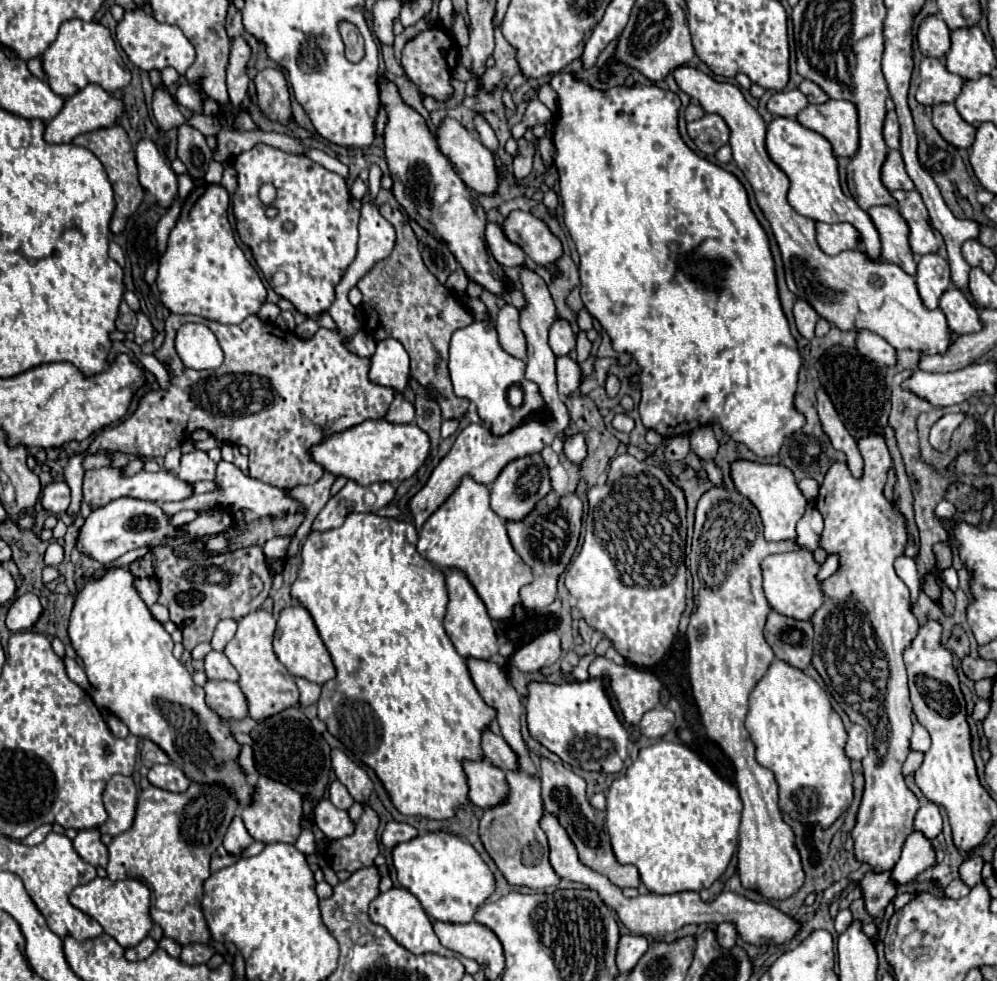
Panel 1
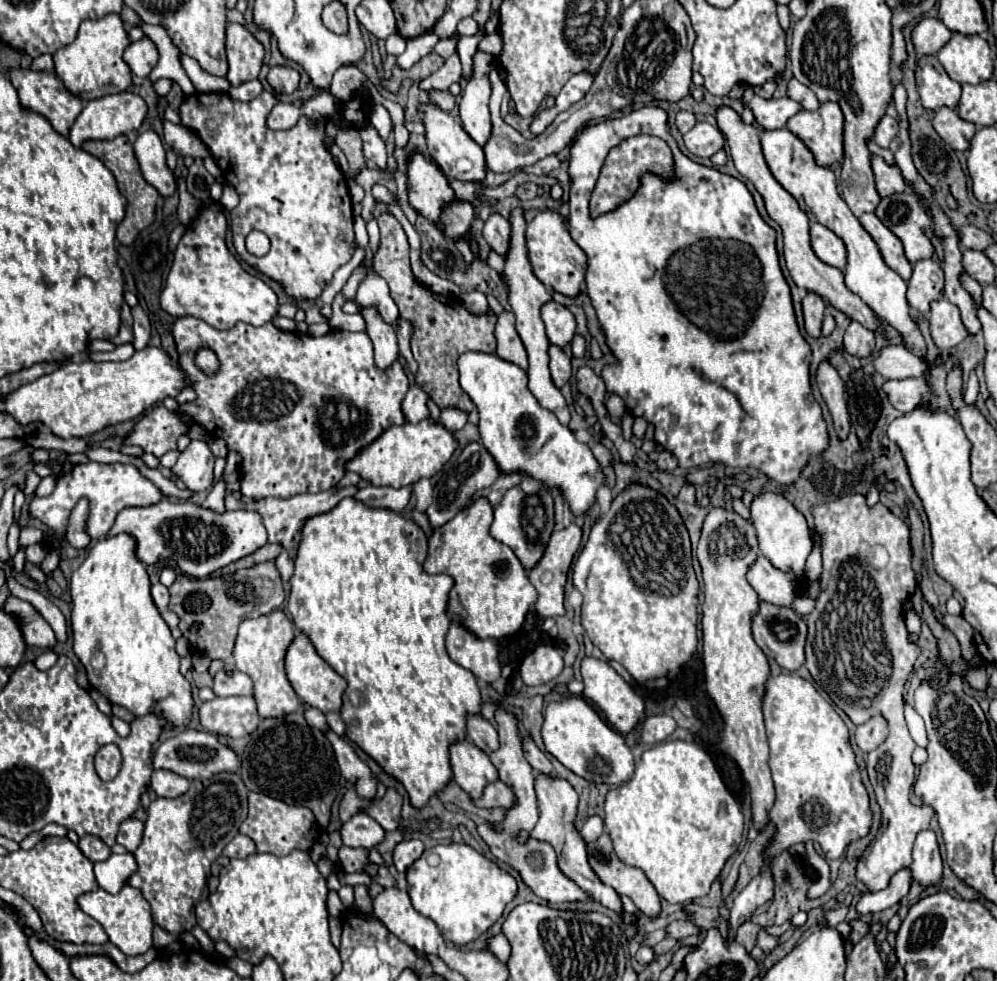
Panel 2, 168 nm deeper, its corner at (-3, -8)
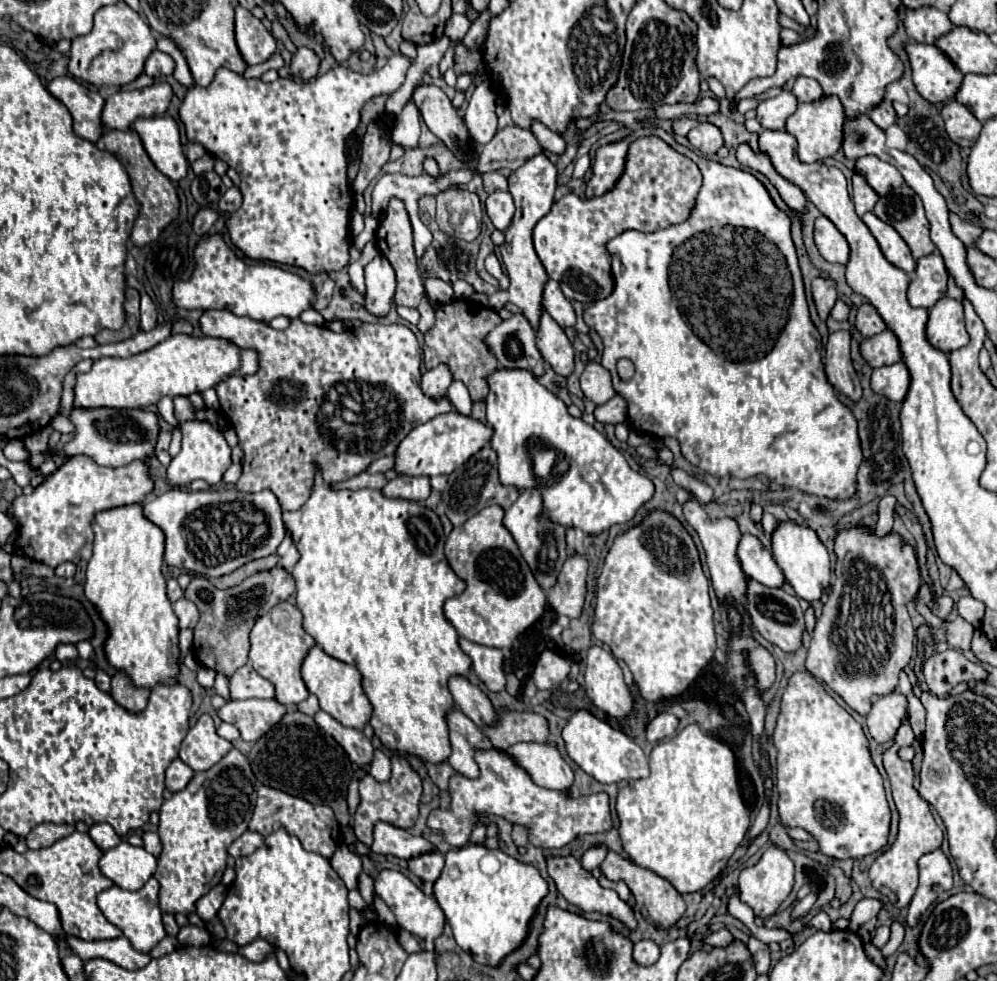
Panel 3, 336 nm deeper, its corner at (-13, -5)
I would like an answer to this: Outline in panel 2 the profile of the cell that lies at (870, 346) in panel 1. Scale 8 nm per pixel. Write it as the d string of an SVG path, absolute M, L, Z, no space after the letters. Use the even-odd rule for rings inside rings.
M851 322L845 330L845 350L857 358L871 356L875 350L875 334L859 322Z

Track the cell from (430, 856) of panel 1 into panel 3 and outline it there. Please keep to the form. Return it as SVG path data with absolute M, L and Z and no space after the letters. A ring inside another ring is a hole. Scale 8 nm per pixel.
M483 845L449 849L445 867L433 885L433 895L453 929L457 945L471 953L477 963L497 965L527 937L527 923L539 901L547 895L547 881L535 867L519 863L503 851L493 851L501 863L499 871L485 875L479 869L479 861L485 853L489 853L489 849Z

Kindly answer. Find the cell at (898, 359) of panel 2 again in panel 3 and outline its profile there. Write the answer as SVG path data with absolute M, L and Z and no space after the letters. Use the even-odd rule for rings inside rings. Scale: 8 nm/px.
M885 329L885 333L879 333L877 337L863 339L861 355L871 367L883 367L903 361L903 355L899 351L899 339L891 329Z

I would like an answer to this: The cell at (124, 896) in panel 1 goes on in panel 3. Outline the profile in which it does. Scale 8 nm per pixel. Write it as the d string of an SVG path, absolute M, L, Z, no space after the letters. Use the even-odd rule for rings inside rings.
M151 877L139 891L123 891L117 885L113 885L111 889L105 889L97 895L97 905L107 917L107 921L119 927L123 935L131 941L131 945L141 953L149 953L165 937L157 891L159 891L159 883Z

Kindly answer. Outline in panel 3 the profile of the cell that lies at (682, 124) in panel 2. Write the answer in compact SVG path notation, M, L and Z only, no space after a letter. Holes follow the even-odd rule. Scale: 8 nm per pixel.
M681 117L673 123L673 133L675 135L687 135L693 127L697 127L699 121L697 119L689 119L689 117Z

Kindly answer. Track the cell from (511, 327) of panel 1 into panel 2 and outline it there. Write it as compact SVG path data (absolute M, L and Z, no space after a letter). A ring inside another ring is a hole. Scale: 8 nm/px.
M501 312L497 316L497 326L495 326L495 338L497 338L497 350L495 354L501 360L513 362L519 368L527 370L527 352L525 346L515 330L515 316L513 312Z

